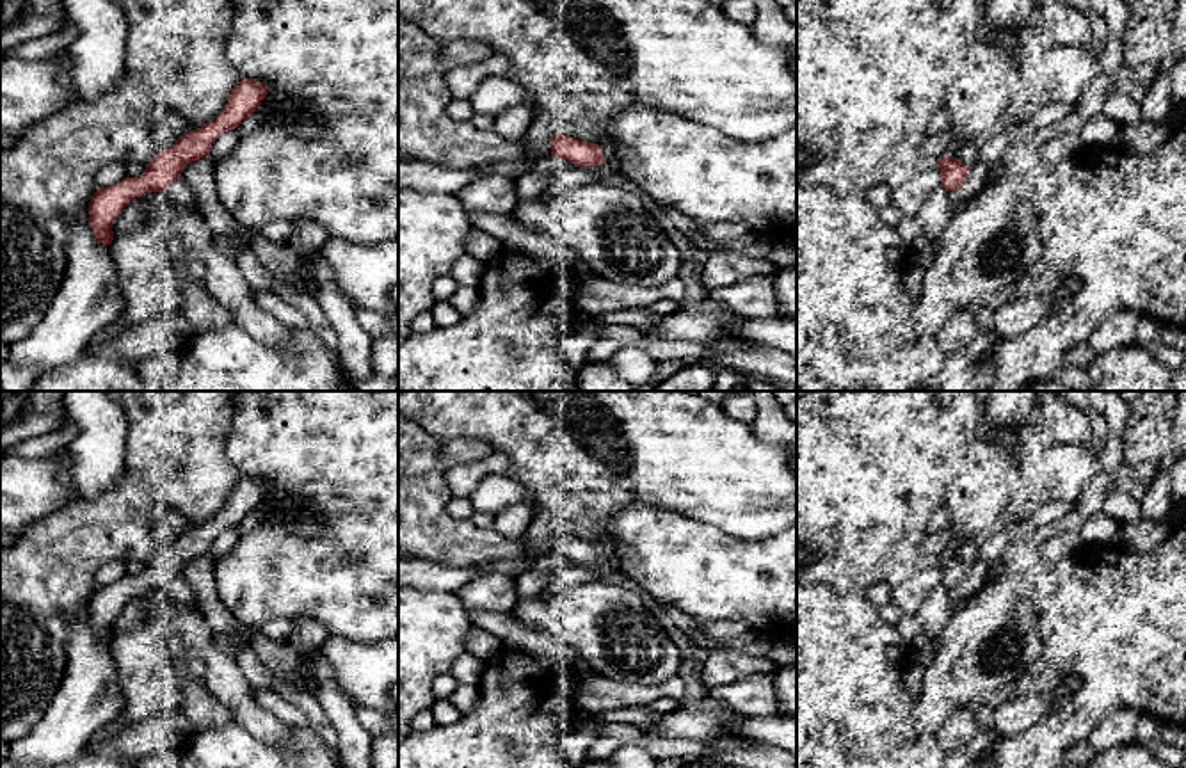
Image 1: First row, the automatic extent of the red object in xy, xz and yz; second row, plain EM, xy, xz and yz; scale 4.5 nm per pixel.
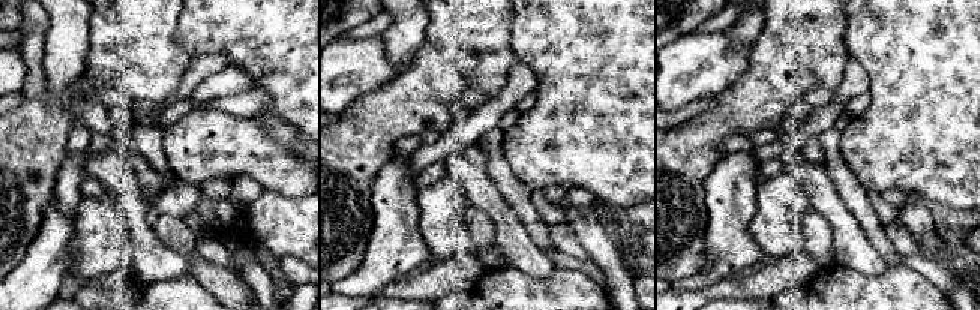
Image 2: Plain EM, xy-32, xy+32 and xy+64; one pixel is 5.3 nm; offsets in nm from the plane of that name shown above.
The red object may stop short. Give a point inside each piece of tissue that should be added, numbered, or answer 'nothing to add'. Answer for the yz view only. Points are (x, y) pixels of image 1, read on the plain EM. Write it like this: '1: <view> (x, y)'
nothing to add

